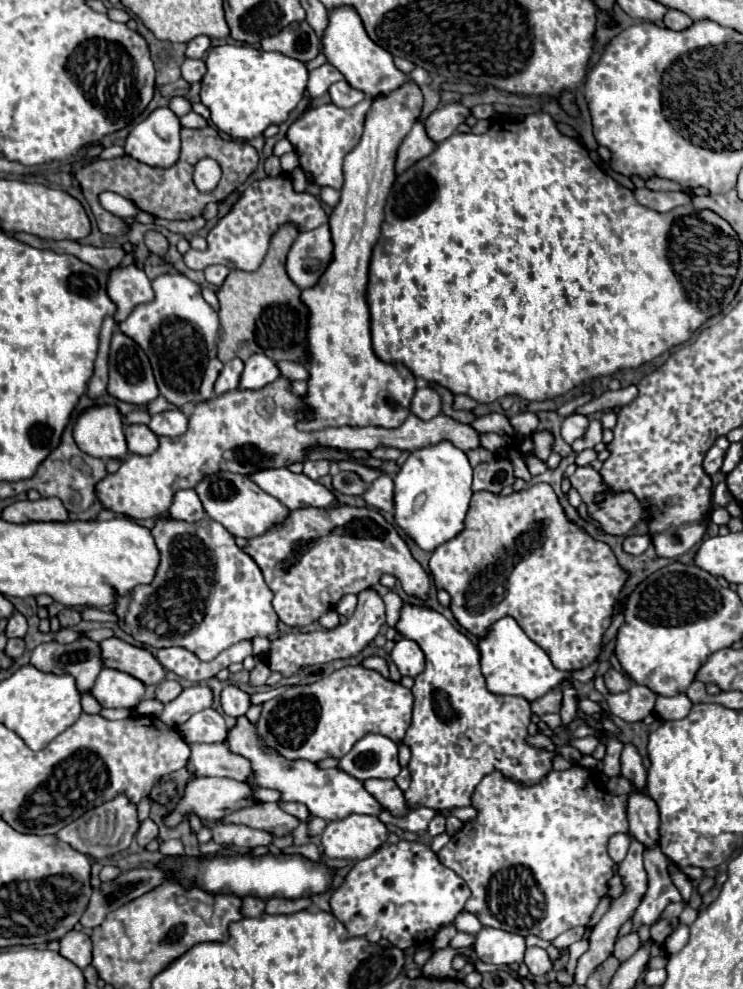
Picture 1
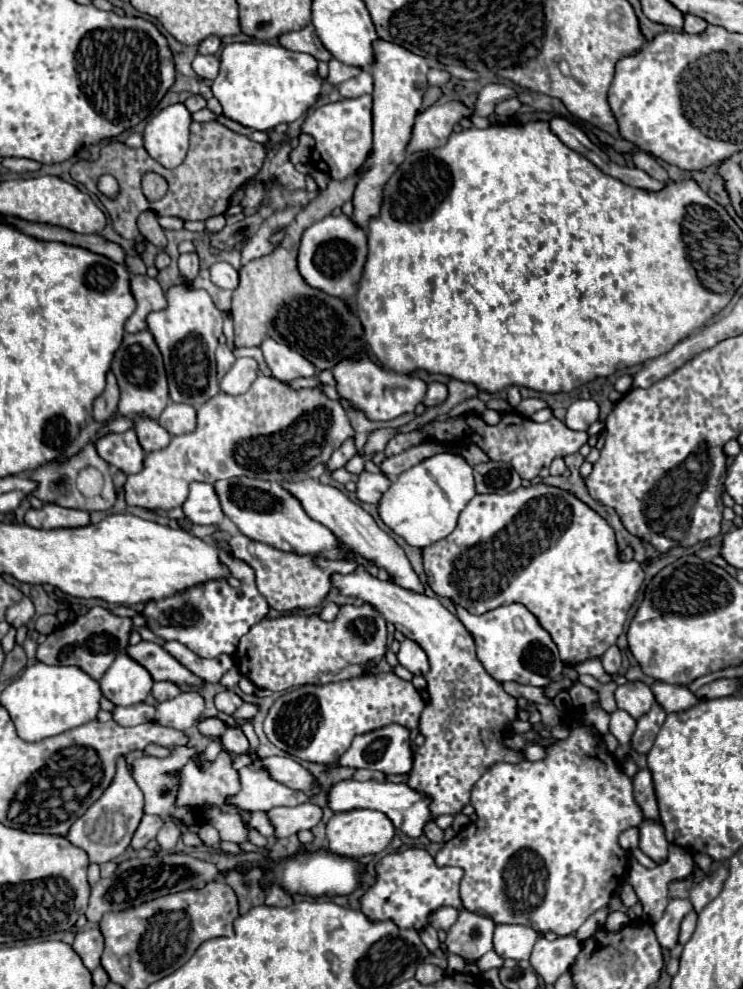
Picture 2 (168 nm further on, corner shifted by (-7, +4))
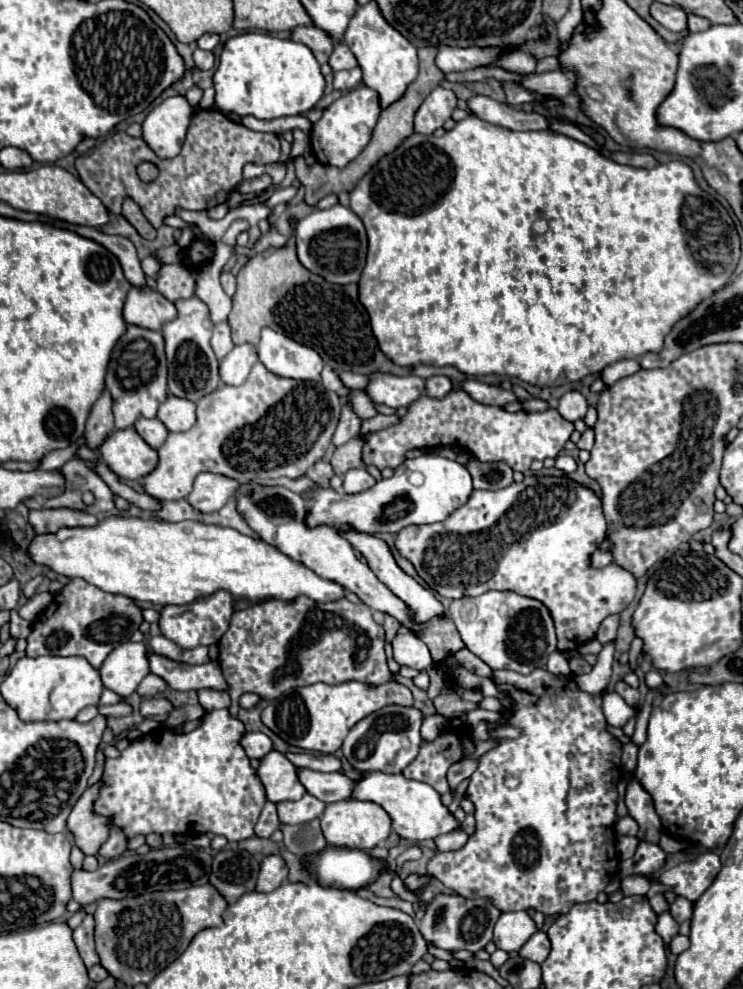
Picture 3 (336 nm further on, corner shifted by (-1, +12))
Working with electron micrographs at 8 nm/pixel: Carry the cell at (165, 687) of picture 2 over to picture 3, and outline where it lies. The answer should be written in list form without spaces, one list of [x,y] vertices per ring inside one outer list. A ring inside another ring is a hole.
[[[148,674],[148,676],[138,684],[136,692],[138,692],[140,696],[144,696],[144,698],[152,698],[152,696],[162,694],[162,692],[166,690],[166,686],[168,686],[168,684],[166,684],[160,676],[156,676],[156,674]]]

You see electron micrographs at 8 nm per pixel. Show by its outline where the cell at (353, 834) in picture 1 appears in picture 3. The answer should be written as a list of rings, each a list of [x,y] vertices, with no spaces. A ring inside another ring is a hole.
[[[342,800],[326,804],[326,810],[322,814],[322,832],[330,846],[344,846],[344,848],[358,848],[358,850],[370,850],[384,842],[390,834],[390,816],[388,812],[374,804],[374,802],[360,802],[360,800]]]

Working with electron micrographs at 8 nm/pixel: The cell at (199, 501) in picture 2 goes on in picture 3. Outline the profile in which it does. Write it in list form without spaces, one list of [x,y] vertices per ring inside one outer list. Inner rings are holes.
[[[202,472],[194,480],[194,490],[188,496],[188,502],[200,512],[220,510],[236,492],[238,480],[232,480],[222,474]]]

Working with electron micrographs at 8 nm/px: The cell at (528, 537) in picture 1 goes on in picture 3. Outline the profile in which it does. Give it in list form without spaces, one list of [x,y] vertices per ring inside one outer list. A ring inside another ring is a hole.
[[[526,476],[522,482],[514,482],[510,484],[508,488],[502,488],[502,490],[474,490],[470,500],[460,506],[458,510],[454,510],[446,520],[442,522],[434,522],[434,524],[422,524],[422,526],[406,526],[402,528],[402,532],[396,534],[396,550],[408,558],[418,576],[432,588],[436,590],[440,596],[444,598],[462,598],[462,596],[478,596],[478,594],[484,594],[488,590],[510,590],[510,592],[516,592],[516,594],[522,594],[522,596],[530,596],[530,598],[536,598],[540,602],[544,602],[554,618],[554,624],[556,624],[556,636],[558,636],[558,650],[564,652],[564,650],[578,650],[584,642],[592,640],[596,636],[596,630],[600,626],[600,622],[610,616],[610,614],[618,614],[622,612],[632,600],[634,600],[634,594],[636,594],[636,578],[626,572],[624,568],[616,566],[616,564],[610,564],[610,566],[604,566],[604,568],[590,568],[590,554],[599,548],[599,545],[606,538],[606,520],[604,520],[604,514],[602,514],[601,499],[594,494],[594,490],[570,480],[568,476]]]

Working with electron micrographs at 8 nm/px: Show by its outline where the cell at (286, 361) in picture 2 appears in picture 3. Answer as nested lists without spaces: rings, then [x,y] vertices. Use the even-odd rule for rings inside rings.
[[[262,328],[262,338],[256,346],[260,362],[274,374],[294,380],[320,380],[324,360],[312,348],[290,340],[274,332],[272,328]]]

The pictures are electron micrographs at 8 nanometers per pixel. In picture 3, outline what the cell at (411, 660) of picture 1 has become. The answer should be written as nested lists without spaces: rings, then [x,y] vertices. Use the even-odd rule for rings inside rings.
[[[402,632],[392,642],[394,648],[394,660],[400,666],[410,666],[416,670],[426,670],[432,664],[428,646],[416,638],[412,632]]]

